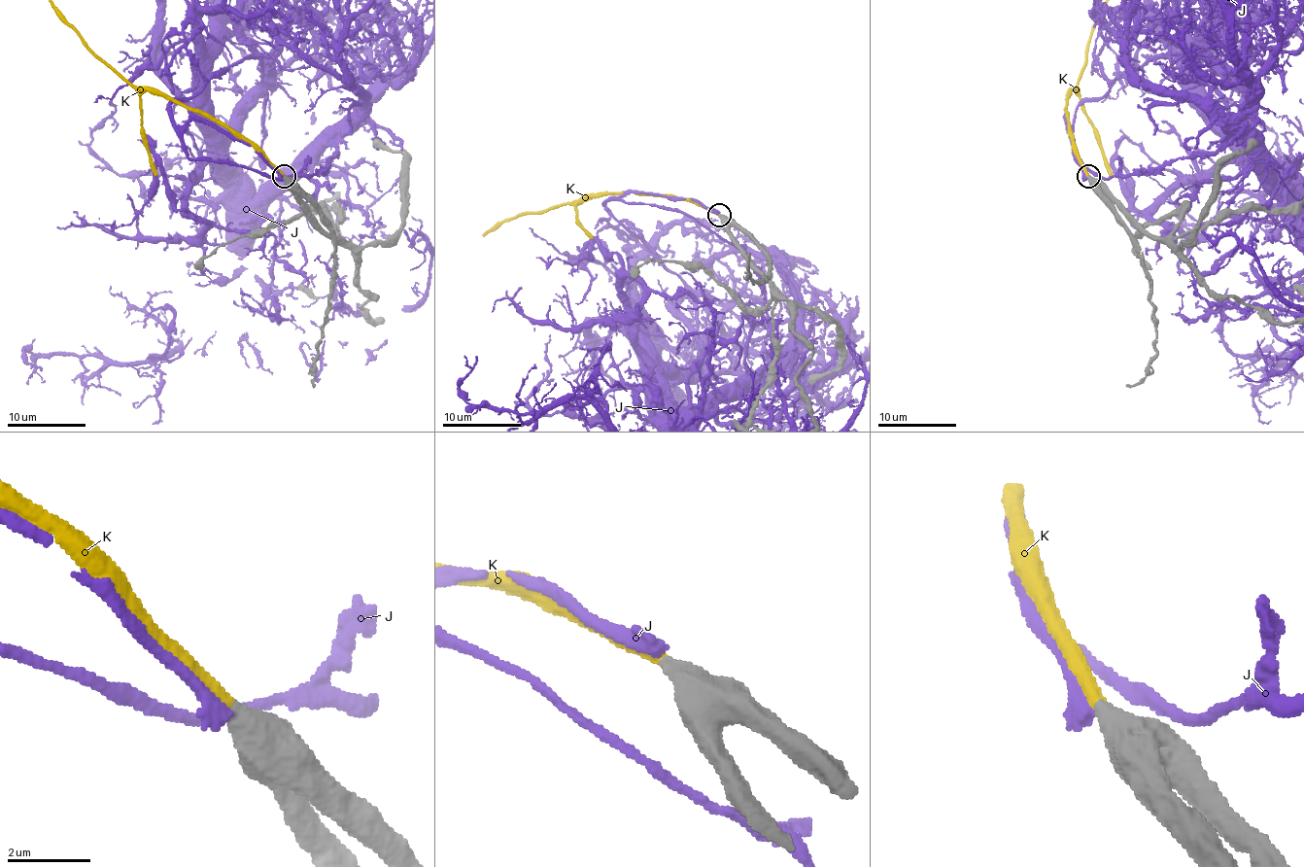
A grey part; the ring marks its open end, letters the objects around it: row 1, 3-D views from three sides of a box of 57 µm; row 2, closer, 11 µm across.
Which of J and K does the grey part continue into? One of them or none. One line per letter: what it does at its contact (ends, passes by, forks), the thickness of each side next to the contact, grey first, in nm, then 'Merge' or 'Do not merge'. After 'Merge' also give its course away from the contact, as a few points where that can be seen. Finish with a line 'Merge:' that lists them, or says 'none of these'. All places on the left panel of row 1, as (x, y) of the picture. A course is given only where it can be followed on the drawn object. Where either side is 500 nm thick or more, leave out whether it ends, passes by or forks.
J: Thickness 500 nm (grey) against 440 nm. Do not merge
K: Thickness 550 nm (grey) against 320 nm. Merge
Merge: K

